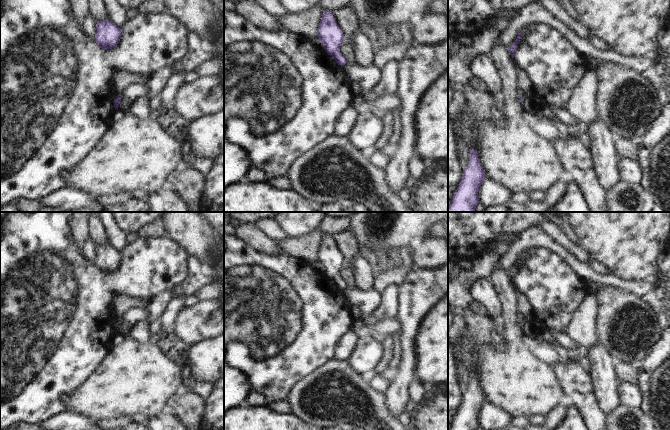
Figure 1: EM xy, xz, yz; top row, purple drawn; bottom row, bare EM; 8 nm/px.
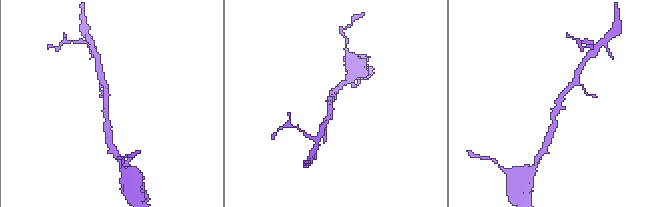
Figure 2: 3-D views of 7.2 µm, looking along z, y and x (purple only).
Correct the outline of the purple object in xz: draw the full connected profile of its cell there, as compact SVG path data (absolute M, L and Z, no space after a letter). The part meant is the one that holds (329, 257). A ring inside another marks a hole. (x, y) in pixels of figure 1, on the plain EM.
M323 234L317 260L323 268L323 272L338 289L344 290L347 285L339 276L341 268L344 266L344 259L337 249L332 235Z

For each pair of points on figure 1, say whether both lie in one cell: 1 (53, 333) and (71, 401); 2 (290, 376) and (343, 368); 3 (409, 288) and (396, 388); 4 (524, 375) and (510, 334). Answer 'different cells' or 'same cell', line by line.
1: different cells
2: different cells
3: same cell
4: same cell

